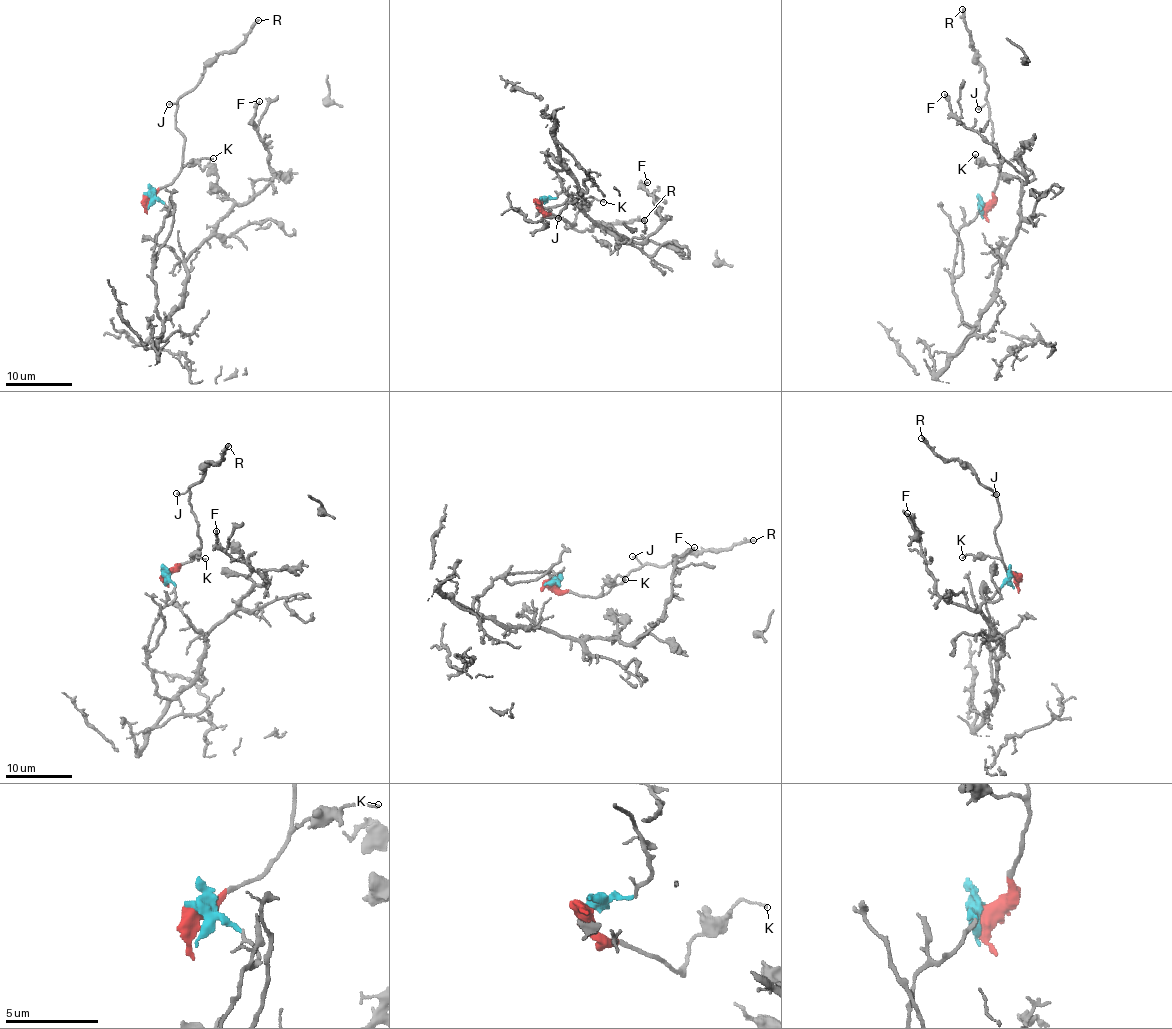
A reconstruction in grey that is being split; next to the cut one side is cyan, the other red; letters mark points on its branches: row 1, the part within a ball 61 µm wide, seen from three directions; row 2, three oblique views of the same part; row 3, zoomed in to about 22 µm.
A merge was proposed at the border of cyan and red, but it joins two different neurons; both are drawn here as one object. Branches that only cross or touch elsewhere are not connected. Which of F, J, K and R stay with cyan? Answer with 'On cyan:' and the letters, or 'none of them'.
On cyan: F

